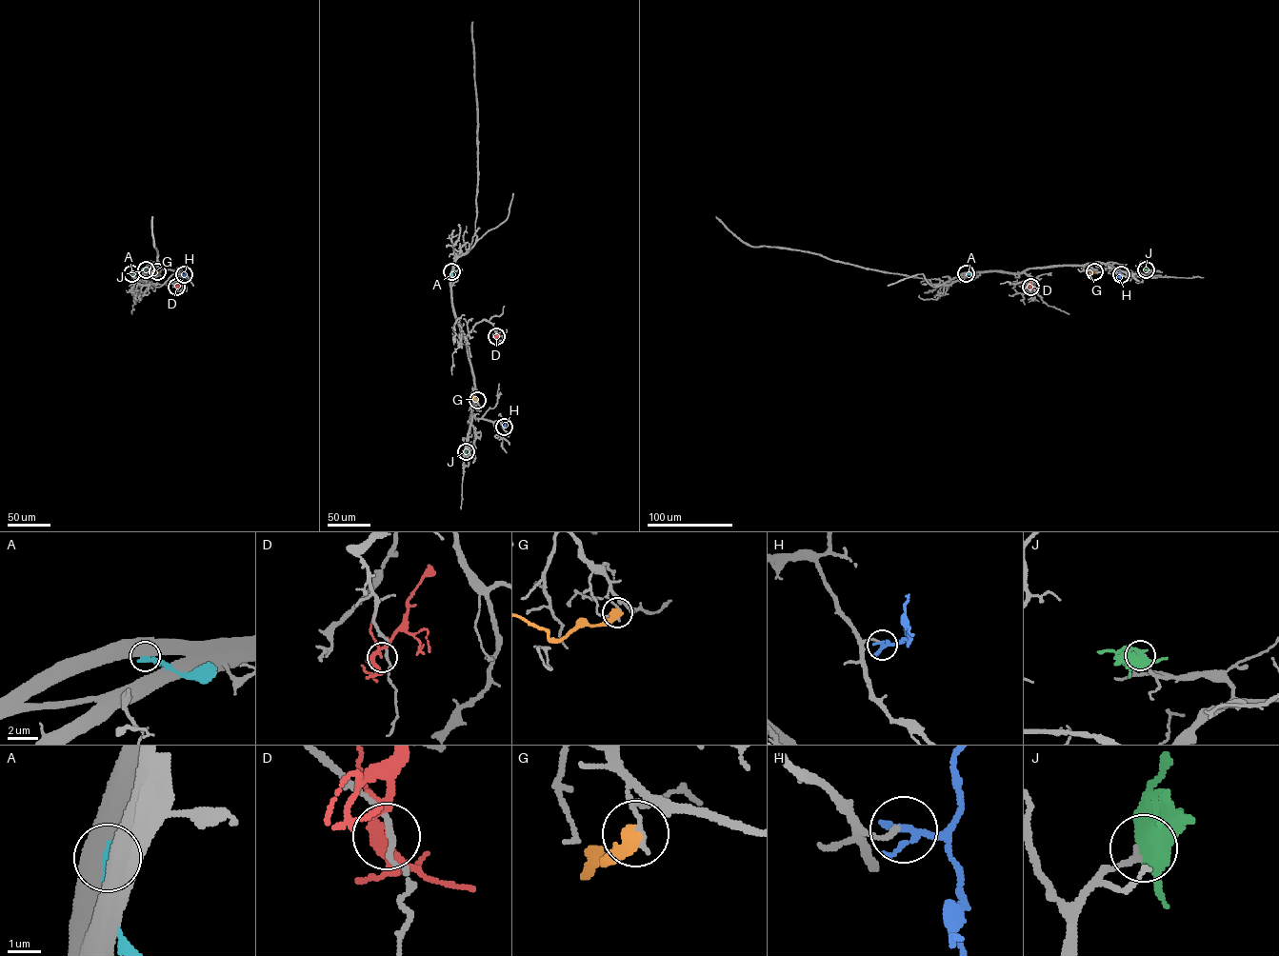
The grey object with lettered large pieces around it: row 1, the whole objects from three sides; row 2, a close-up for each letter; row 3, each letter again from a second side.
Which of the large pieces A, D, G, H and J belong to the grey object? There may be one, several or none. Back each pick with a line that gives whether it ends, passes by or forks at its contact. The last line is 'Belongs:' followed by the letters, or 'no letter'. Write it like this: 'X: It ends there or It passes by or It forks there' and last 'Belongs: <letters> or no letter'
Belongs: no letter

